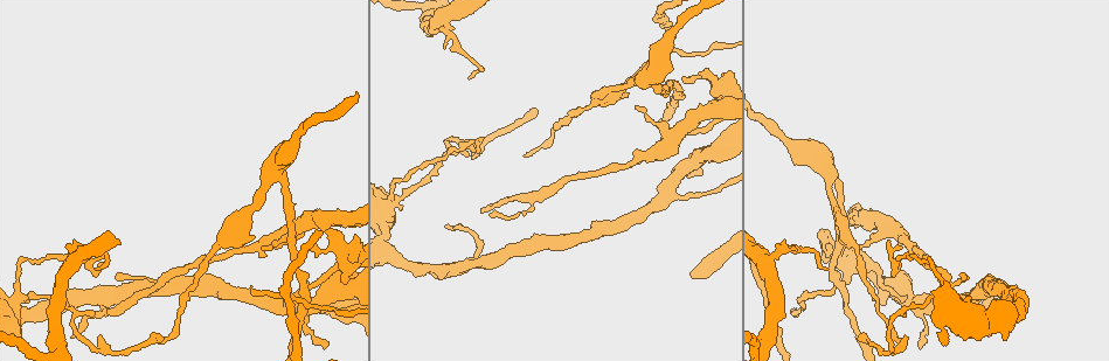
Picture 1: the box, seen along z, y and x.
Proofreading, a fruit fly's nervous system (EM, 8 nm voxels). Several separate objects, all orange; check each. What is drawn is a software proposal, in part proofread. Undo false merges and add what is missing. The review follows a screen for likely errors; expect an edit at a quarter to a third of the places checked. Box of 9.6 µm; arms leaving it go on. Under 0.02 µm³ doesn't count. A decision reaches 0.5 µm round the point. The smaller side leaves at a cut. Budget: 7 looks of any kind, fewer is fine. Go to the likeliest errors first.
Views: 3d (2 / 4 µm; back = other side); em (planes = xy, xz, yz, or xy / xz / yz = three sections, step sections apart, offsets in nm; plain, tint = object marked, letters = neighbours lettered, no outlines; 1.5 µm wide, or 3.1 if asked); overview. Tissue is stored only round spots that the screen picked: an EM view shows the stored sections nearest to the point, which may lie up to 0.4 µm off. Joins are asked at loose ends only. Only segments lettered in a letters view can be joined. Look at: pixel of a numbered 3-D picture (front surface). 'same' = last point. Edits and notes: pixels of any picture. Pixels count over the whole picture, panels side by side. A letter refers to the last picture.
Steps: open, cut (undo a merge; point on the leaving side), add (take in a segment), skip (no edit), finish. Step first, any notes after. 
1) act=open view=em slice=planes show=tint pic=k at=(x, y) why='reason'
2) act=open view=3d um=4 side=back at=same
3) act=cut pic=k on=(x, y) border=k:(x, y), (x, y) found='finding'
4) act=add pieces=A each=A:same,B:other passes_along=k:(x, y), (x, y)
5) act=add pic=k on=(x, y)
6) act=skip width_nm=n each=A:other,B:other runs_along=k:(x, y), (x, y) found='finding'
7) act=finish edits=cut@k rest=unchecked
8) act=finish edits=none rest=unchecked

act=open view=em slice=planes show=letters pic=1 at=(907, 294) why='an open end'

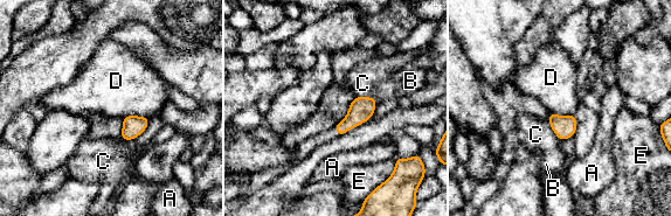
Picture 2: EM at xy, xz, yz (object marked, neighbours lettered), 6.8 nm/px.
act=skip each=A:other,B:other,C:other,D:other,E:other border=2:(147, 117), (125, 116), (123, 118) found='none of them fits'

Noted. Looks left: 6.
act=open view=em slice=planes show=letters pic=1 at=(481, 210) why='branch stops here'

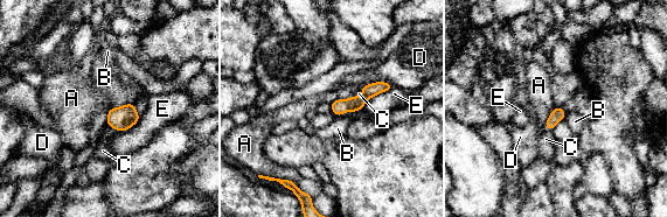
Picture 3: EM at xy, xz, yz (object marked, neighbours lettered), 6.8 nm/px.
act=add pieces=C width_nm=90 longest_contact=E:280nm each=A:other,B:other,C:same,D:other,E:other found='it goes on there'

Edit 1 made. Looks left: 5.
act=open view=3d um=4 pic=1 at=(525, 155) why='tapers out'

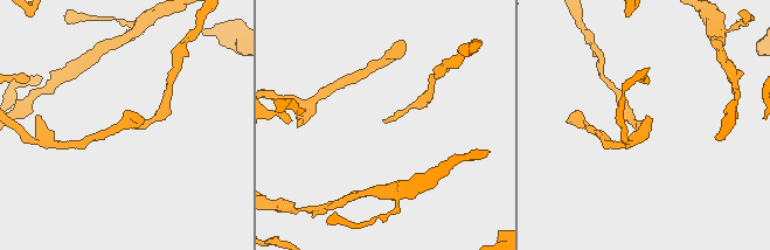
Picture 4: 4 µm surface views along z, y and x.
act=open view=em slice=planes show=letters pic=4 at=(383, 120) why='need the tissue'

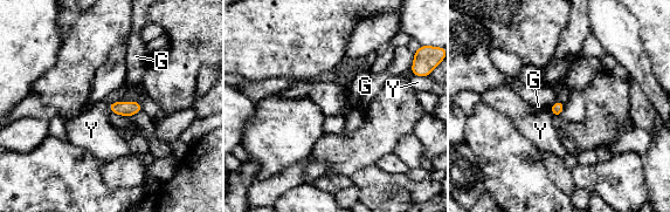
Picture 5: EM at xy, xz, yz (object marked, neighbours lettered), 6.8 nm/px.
act=skip longest_contact=Y:80nm each=G:other,Y:other border=5:(108, 103), (112, 113) found='none of them fits'

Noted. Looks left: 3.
act=finish edits=add@3 rest=unchecked

